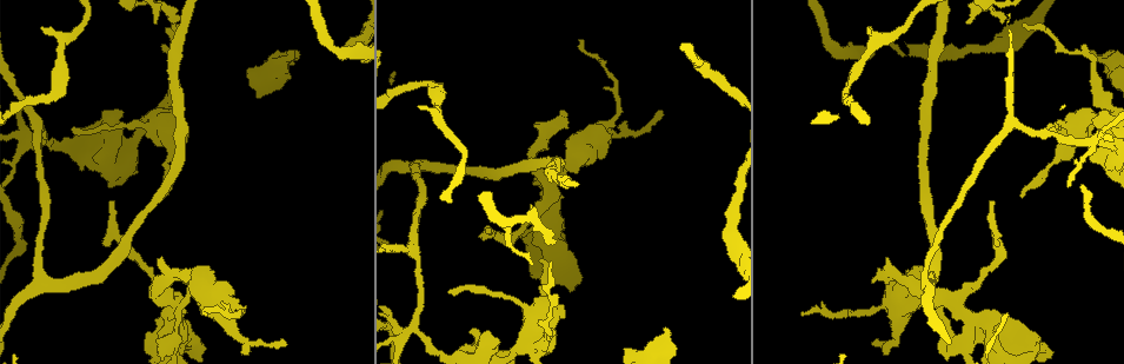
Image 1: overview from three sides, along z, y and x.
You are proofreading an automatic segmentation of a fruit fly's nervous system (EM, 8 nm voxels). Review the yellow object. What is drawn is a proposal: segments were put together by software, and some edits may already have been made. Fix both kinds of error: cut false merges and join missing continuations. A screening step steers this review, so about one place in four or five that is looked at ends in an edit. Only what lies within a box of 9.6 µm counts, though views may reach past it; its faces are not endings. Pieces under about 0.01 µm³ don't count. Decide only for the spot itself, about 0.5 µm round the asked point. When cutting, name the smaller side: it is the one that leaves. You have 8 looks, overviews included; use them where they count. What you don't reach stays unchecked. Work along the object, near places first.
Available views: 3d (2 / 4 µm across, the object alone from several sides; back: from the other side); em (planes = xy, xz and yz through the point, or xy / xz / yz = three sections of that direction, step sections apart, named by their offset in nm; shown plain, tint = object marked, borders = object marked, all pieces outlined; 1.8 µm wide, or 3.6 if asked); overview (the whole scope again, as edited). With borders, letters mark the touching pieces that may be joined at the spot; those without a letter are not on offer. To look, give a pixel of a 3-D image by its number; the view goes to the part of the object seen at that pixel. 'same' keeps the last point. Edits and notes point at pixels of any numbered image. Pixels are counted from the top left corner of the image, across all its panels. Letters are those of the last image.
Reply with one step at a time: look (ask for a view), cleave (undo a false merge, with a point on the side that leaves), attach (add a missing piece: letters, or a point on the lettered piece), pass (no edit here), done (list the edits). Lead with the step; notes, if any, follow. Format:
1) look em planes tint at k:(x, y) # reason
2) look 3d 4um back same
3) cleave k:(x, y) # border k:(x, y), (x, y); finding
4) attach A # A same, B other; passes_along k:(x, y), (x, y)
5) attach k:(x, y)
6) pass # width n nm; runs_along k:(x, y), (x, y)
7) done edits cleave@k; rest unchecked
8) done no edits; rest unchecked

look em planes tint at 1:(1089, 143) # thin neck

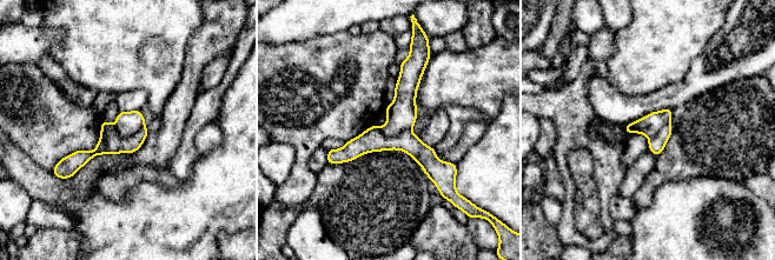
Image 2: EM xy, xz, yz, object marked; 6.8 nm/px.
look em planes borders same

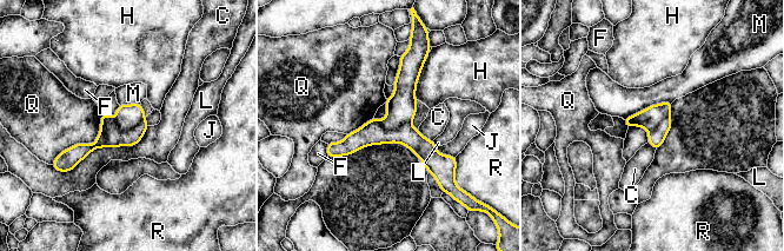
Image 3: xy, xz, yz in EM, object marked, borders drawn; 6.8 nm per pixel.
cleave 3:(111, 136) # C other, F other, H other, J other, L other, M other, Q other, R other; part_leaving 3:(330, 146), (409, 136), (449, 160); a second cell is stuck on

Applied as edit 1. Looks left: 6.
look em planes borders at 1:(130, 9) # free end

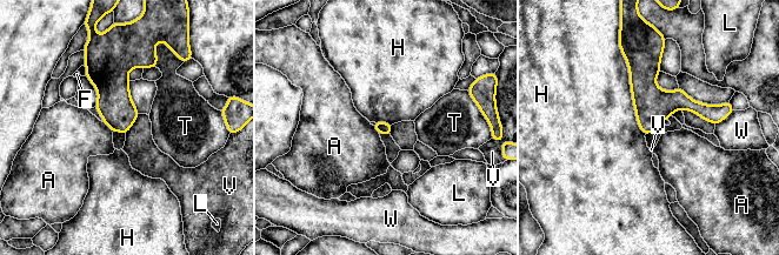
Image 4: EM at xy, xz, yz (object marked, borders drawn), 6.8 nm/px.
pass # A other, F other, H other, L other, T other, V other, W other; no lettered piece goes on from it

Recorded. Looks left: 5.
look em xz step 4 borders at 1:(1092, 50) # free end

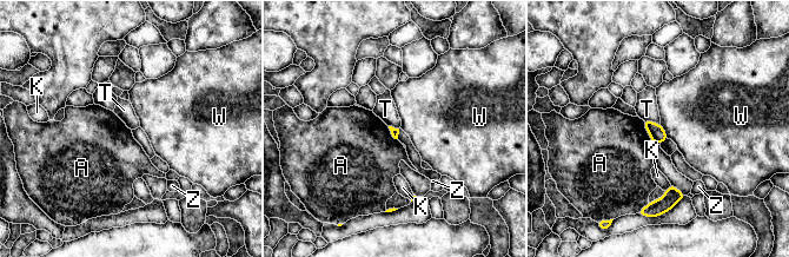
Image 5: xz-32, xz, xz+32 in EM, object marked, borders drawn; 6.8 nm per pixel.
pass # A other, K other, T other, W other, Z other; no lettered piece goes on from it

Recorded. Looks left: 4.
done edits cleave@3; rest unchecked

